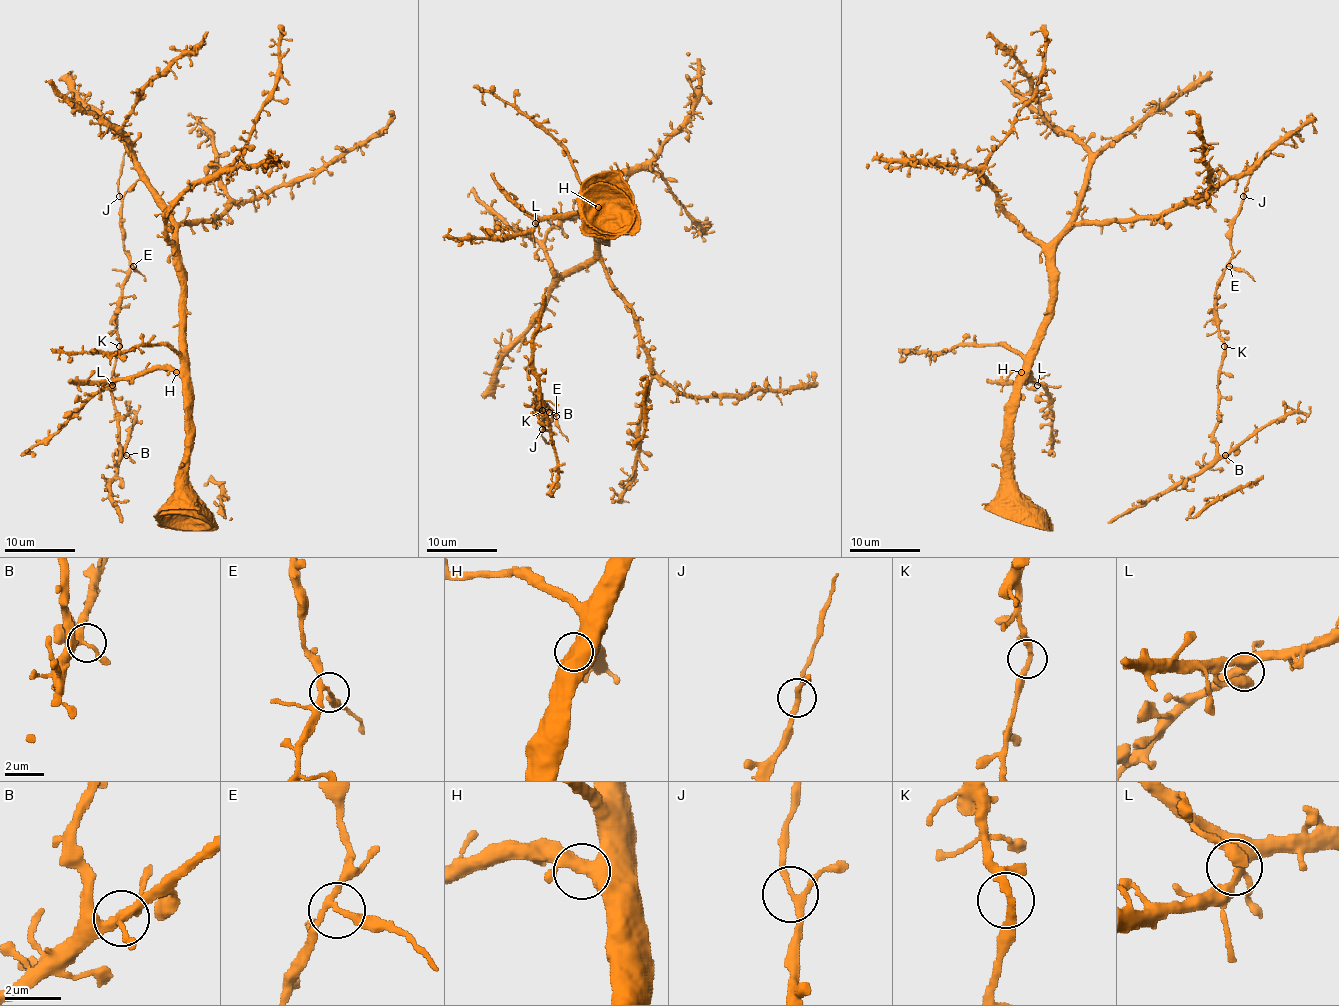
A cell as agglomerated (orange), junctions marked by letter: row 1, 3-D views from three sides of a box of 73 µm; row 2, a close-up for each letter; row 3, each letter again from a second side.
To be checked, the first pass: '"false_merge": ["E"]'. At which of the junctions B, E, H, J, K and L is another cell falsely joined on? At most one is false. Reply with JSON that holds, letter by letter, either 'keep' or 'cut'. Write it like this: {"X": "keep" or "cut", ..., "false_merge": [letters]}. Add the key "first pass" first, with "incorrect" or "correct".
{"first pass": "correct", "B": "keep", "E": "cut", "H": "keep", "J": "keep", "K": "keep", "L": "keep", "false_merge": ["E"]}

